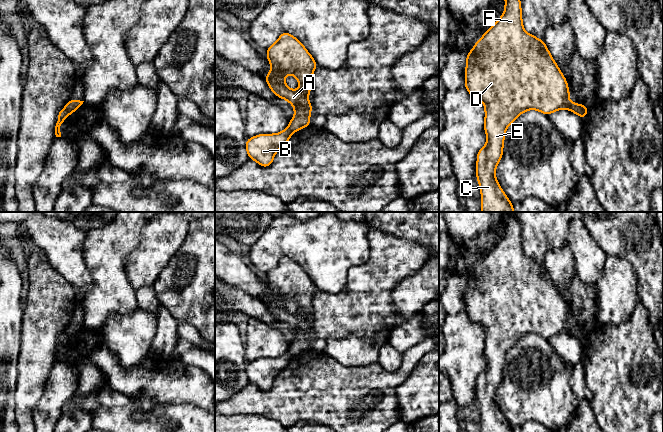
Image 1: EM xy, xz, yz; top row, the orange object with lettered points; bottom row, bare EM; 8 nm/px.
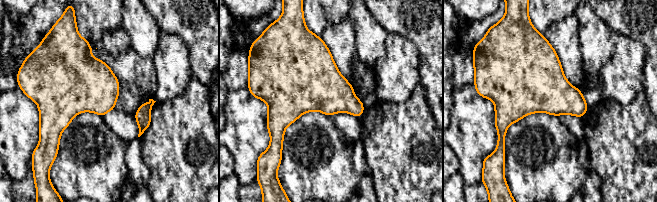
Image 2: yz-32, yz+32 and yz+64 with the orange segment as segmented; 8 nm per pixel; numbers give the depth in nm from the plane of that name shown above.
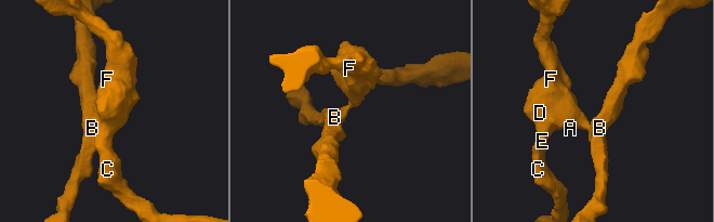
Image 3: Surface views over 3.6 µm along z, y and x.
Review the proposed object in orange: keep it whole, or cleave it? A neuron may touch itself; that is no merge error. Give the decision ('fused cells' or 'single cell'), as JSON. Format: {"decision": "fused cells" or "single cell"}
{"decision": "fused cells"}

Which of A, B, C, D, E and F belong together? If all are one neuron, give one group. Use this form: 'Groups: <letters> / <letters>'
Groups: A C D E F / B

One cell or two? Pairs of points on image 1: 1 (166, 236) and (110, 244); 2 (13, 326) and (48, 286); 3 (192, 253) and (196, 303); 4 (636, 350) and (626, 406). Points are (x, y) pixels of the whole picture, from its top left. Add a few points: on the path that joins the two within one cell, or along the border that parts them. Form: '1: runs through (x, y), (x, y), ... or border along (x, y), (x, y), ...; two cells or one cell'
1: border along (147, 222), (142, 230), (140, 242), (125, 258); two cells
2: border along (23, 314), (21, 317); two cells
3: runs through (192, 265), (192, 291); one cell
4: runs through (626, 364), (626, 392); one cell

